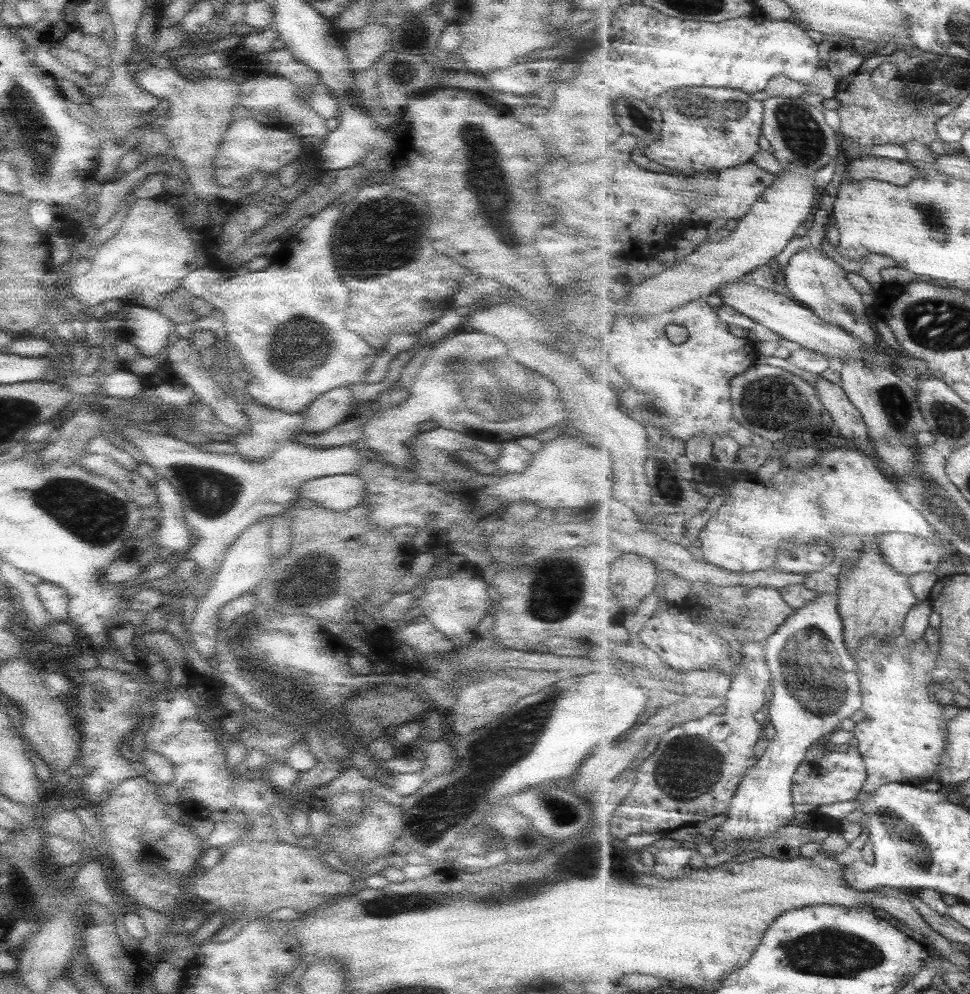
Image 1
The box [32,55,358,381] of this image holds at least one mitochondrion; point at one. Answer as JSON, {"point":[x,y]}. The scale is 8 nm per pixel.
{"point":[42,159]}

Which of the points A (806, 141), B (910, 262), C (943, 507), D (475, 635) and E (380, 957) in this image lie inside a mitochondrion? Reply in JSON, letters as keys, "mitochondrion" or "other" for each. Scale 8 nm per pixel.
{"A":"mitochondrion","B":"other","C":"mitochondrion","D":"other","E":"other"}

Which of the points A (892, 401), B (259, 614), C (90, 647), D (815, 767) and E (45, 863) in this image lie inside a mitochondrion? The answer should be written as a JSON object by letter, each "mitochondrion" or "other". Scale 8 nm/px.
{"A":"mitochondrion","B":"other","C":"other","D":"other","E":"other"}

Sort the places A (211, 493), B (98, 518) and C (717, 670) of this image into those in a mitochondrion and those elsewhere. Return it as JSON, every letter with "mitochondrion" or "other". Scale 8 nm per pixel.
{"A":"mitochondrion","B":"mitochondrion","C":"other"}

